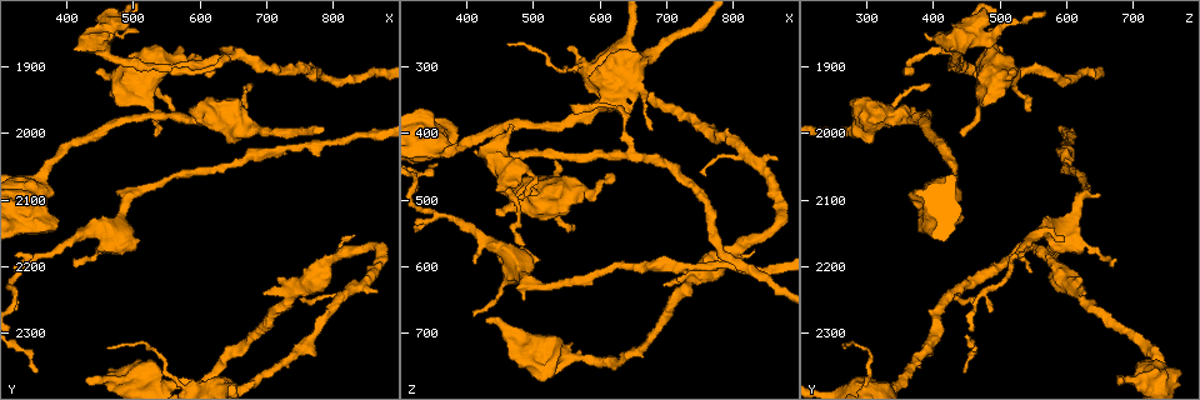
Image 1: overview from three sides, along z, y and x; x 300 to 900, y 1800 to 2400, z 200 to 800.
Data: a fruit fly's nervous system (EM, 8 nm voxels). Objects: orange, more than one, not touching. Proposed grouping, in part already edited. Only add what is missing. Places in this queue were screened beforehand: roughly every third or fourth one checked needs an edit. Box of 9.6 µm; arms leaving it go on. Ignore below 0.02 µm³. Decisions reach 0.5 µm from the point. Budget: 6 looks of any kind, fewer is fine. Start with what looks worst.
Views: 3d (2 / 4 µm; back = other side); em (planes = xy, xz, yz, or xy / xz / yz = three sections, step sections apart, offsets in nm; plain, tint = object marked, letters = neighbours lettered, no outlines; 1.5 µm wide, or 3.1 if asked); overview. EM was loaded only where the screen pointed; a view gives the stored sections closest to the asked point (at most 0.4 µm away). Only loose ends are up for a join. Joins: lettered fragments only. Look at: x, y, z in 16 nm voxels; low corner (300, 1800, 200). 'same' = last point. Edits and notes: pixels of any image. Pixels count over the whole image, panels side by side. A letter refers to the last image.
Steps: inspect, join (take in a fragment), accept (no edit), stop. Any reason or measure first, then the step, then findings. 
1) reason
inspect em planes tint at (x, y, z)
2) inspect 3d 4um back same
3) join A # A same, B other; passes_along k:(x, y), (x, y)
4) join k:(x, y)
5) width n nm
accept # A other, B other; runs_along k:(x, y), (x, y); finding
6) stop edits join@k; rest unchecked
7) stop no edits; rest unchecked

thin end
inspect em planes letters at (535, 2005, 445)

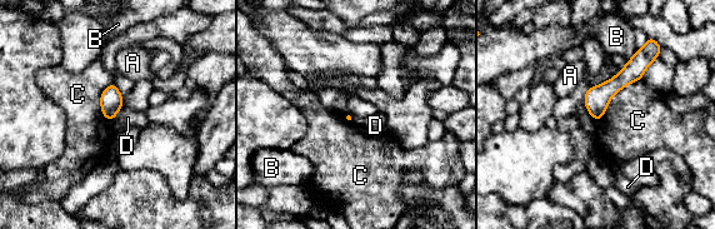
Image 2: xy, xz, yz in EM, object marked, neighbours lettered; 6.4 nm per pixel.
accept # A other, B other, C other, D other; no lettered fragment goes on from it

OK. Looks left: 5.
branch stops here
inspect em xy step 4 letters at (830, 2155, 580)

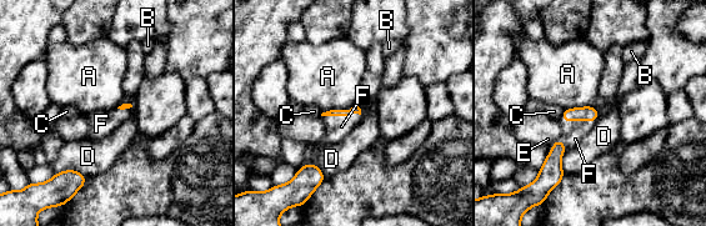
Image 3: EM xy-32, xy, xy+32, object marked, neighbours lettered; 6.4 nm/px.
join F # A other, B other, C other, D other, E other, F same; passes_along 3:(354, 110), (341, 115), (336, 127); it goes on there

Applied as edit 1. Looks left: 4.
redraw
inspect overview

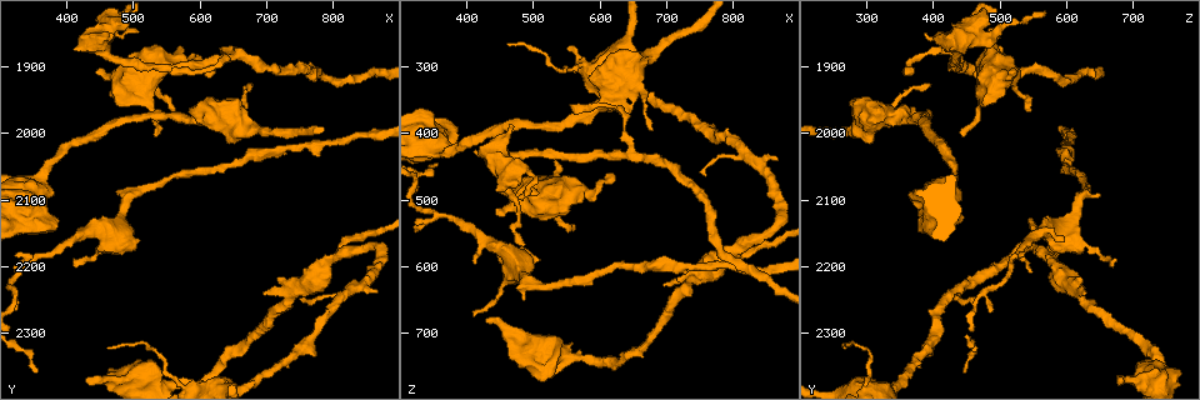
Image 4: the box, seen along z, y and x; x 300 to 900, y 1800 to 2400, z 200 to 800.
free end
inspect 3d 2um at (470, 1850, 385)

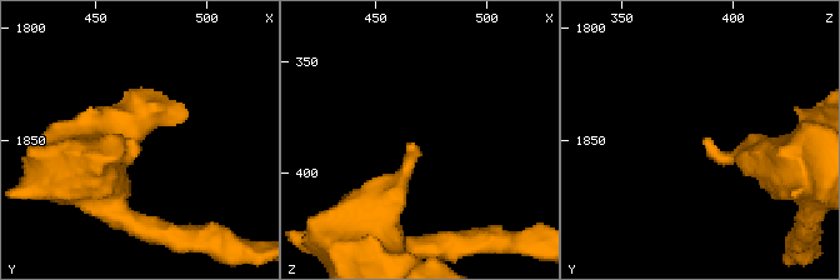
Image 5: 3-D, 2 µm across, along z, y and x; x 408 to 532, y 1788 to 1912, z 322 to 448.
need the tissue
inspect em planes letters at (466, 1850, 388)

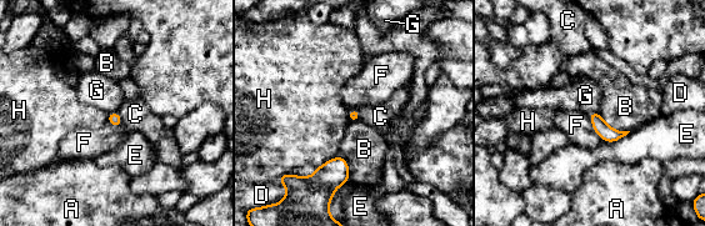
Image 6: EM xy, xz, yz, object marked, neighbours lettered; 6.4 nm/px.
accept # A other, B other, C other, D other, E other, F other, G other, H other; border 6:(598, 111), (588, 114); no lettered fragment goes on from it

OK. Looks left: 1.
stop edits join@3; rest unchecked

